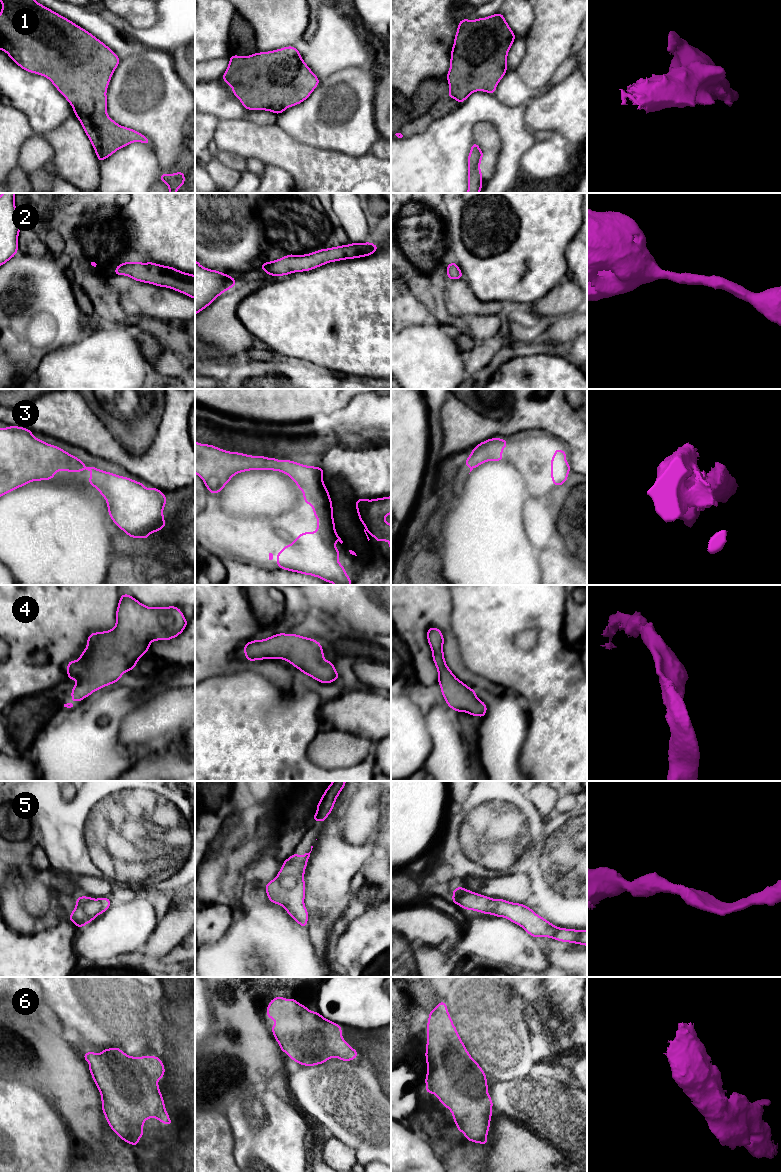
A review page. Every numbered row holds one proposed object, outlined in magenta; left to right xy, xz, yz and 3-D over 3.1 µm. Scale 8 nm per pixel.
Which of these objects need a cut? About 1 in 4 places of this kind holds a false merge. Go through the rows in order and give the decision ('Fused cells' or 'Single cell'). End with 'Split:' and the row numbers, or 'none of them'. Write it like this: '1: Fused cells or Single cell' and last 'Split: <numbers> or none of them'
1: Single cell
2: Single cell
3: Single cell
4: Single cell
5: Single cell
6: Single cell
Split: none of them

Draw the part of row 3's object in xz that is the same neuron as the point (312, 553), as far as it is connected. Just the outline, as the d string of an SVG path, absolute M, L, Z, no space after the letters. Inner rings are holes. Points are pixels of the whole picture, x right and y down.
M195 442L195 473L204 481L204 485L211 494L221 492L237 473L250 470L273 470L288 475L297 484L298 490L303 491L305 503L313 506L313 515L317 517L317 531L302 532L292 544L282 548L277 553L277 566L287 571L318 577L335 585L350 585L352 580L338 561L340 551L335 547L335 542L339 541L342 544L343 541L334 527L333 503L322 479L326 472L321 467L306 466L286 459L280 461L277 458L228 452L211 444L203 445Z

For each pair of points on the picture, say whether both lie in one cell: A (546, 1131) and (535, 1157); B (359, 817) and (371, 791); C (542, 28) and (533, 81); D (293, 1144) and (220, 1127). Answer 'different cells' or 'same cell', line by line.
A: different cells
B: same cell
C: same cell
D: different cells

